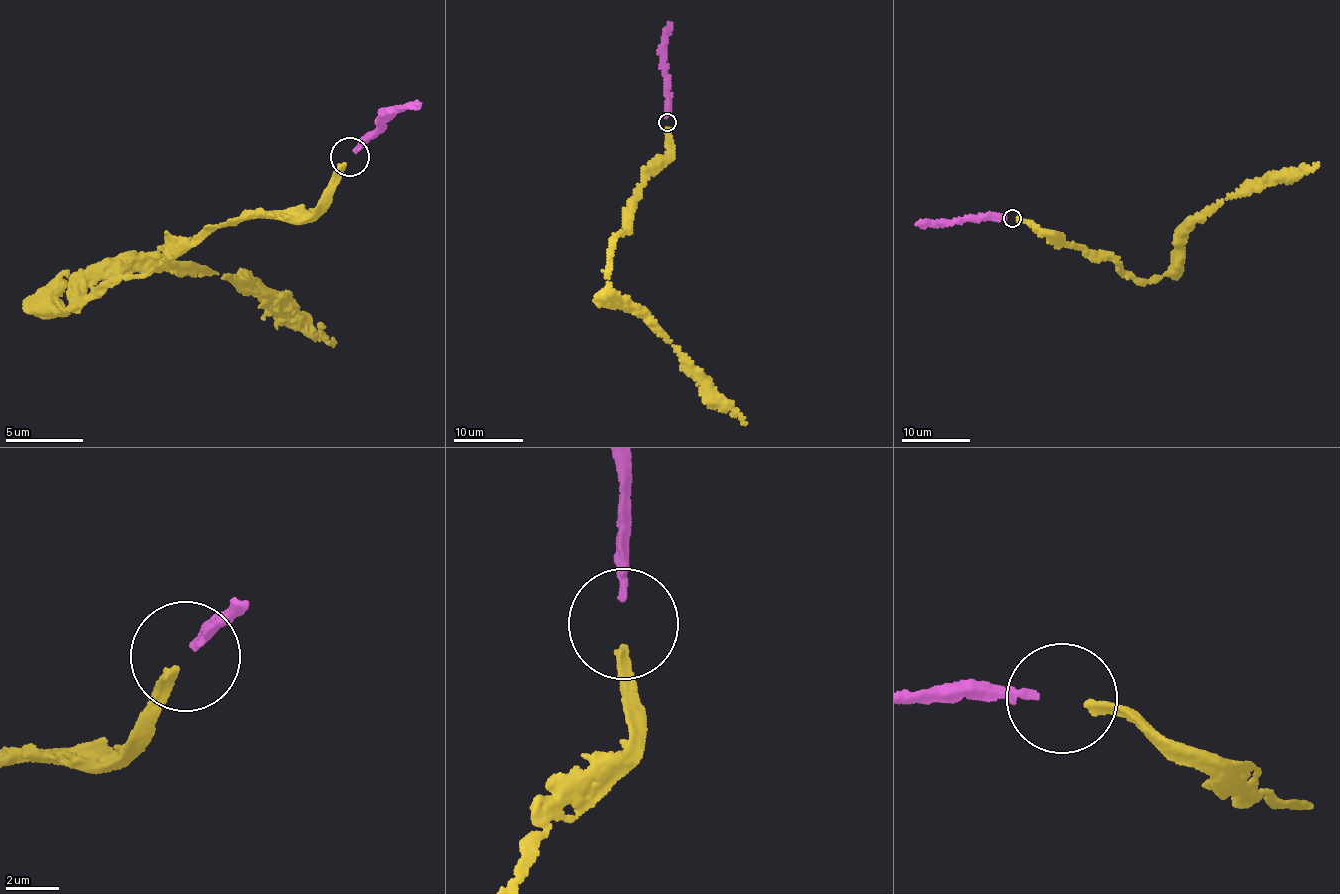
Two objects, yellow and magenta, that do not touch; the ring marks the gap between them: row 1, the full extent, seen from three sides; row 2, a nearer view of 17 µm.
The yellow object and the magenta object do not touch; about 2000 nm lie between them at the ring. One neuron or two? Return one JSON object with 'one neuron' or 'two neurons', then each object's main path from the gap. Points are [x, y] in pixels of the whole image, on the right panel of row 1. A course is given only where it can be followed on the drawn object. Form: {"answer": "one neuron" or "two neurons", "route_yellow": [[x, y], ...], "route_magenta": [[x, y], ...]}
{"answer": "one neuron", "route_yellow": [[1017, 219], [1113, 256], [1124, 273], [1145, 283], [1175, 270], [1185, 235], [1214, 204], [1317, 164]], "route_magenta": [[1006, 217], [984, 213], [960, 220], [925, 220], [917, 225]]}

